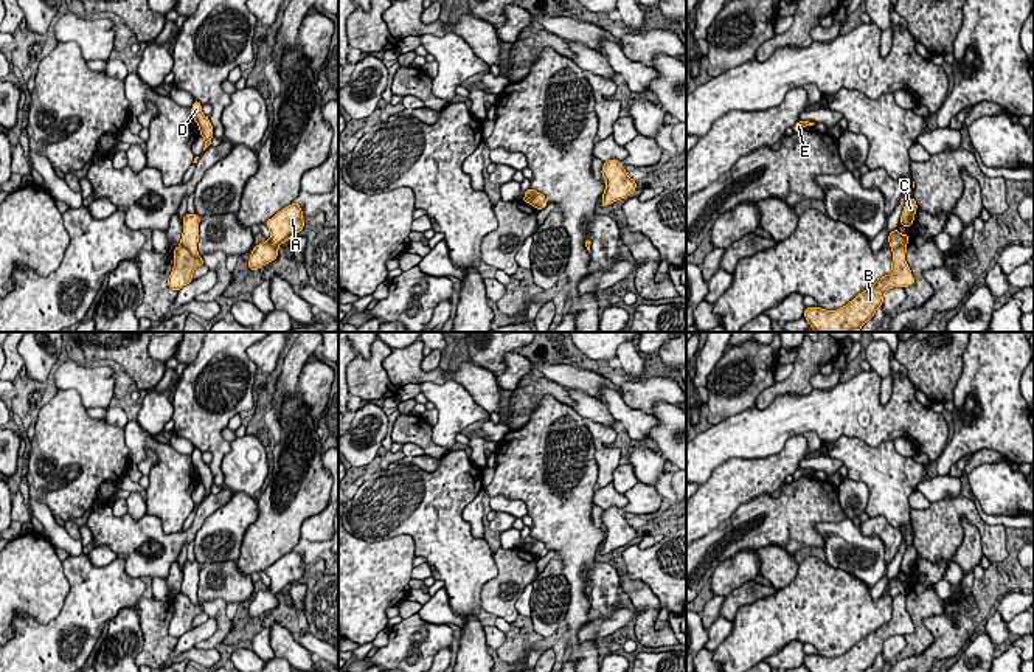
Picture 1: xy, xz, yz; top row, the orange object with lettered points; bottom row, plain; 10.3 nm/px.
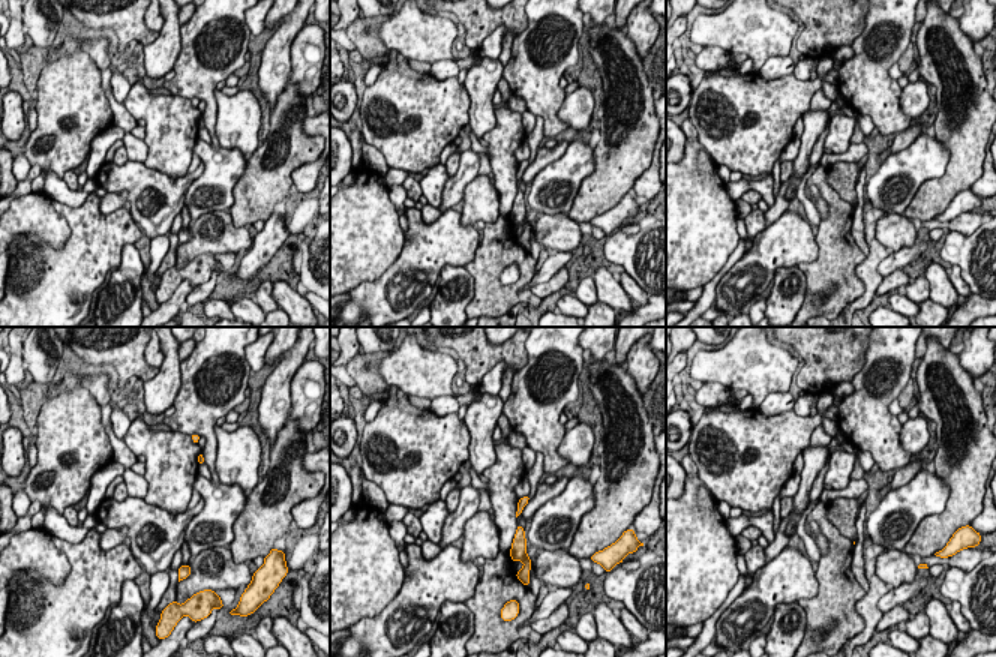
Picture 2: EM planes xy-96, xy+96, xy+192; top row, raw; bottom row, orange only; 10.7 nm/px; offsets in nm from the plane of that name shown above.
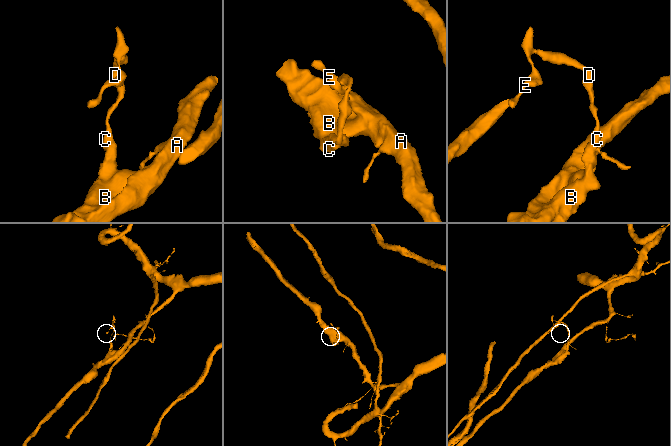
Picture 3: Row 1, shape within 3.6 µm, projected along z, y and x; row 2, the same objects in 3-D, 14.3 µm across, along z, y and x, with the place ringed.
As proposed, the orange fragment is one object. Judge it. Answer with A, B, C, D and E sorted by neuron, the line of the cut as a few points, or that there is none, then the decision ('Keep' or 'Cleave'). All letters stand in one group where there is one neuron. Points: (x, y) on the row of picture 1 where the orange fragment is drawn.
Groups: A B / C D E. Split along xy (179, 245), (183, 245), (197, 256). Cleave

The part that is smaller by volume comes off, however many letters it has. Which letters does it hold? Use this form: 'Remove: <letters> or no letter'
Remove: C, D, E

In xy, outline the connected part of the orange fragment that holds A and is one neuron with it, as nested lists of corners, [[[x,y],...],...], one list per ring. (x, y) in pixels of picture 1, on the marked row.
[[[293,202],[278,211],[265,225],[270,231],[270,237],[253,248],[248,259],[250,270],[258,270],[275,261],[278,258],[278,247],[303,230],[303,210]]]

